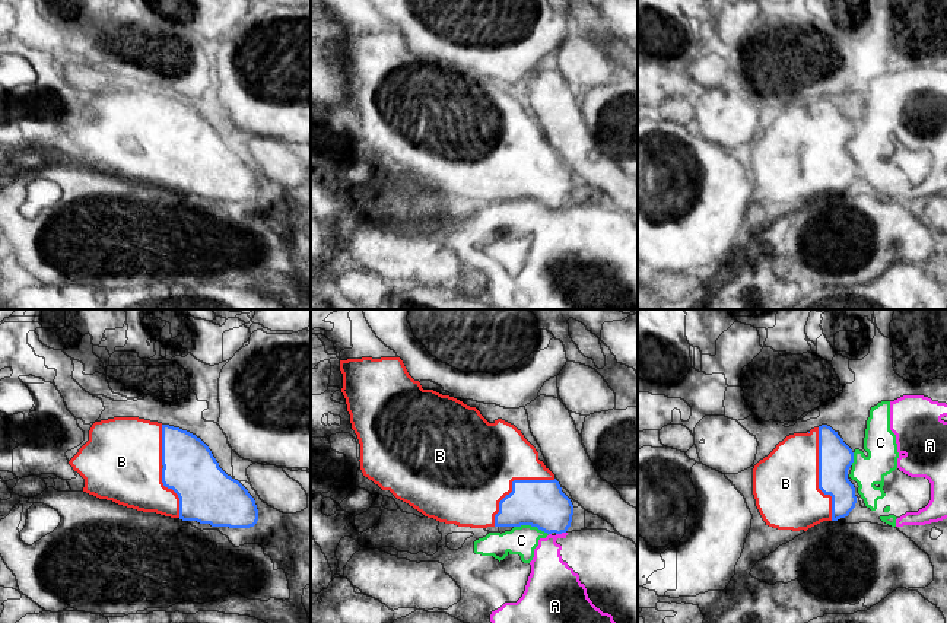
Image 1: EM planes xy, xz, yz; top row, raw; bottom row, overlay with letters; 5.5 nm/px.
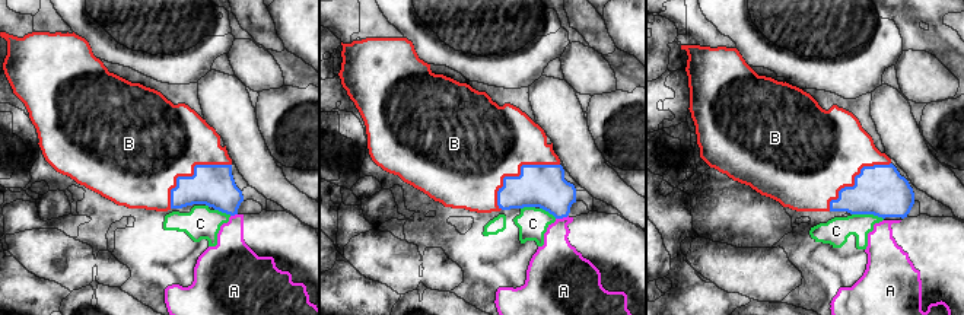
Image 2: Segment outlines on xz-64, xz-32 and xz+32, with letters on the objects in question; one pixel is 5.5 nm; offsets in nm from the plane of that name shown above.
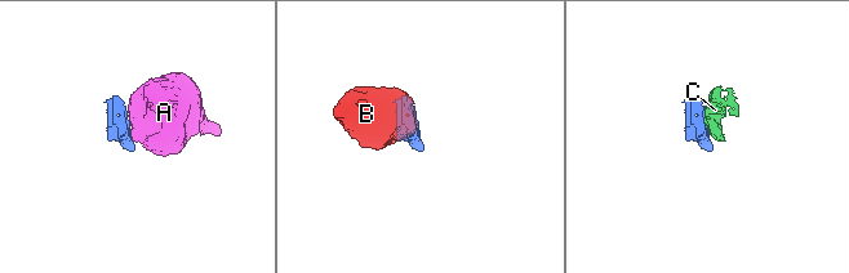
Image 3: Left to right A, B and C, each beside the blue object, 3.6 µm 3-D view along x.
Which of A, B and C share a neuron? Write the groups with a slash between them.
A C / B

